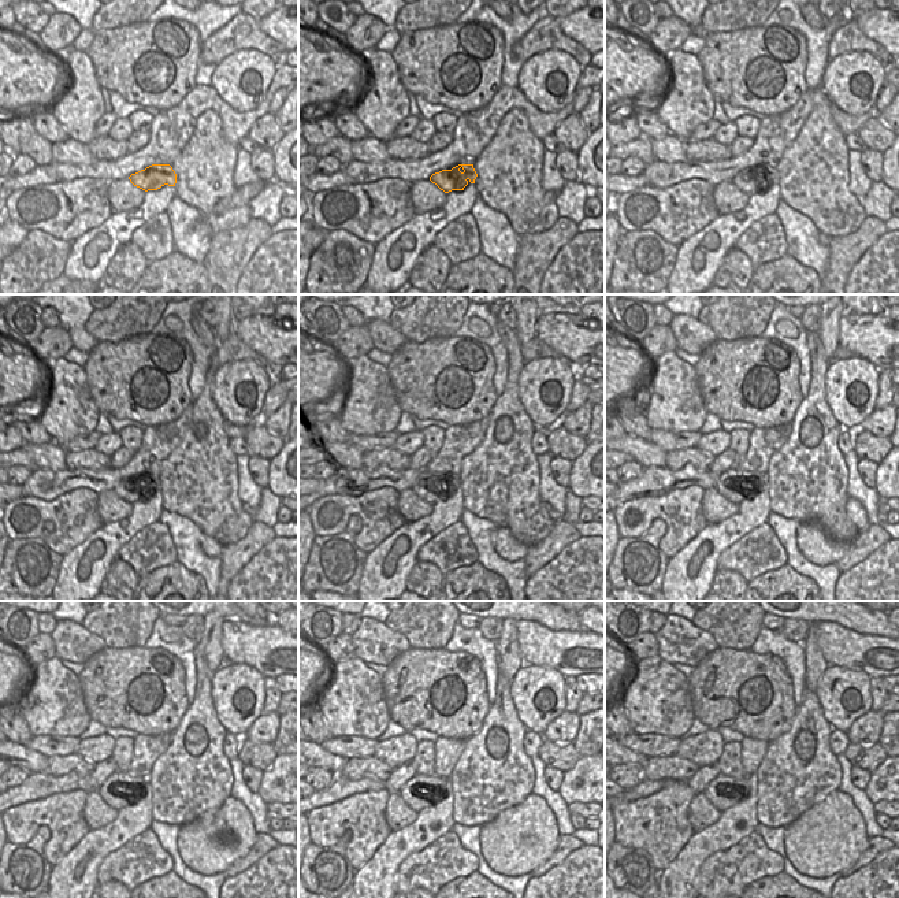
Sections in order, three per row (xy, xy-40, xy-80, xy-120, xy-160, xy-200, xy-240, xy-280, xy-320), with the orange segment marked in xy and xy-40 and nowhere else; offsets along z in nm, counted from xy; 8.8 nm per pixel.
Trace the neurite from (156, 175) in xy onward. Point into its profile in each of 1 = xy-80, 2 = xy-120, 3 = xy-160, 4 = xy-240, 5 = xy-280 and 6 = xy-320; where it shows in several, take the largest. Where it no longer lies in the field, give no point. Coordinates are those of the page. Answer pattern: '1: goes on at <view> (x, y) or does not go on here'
1: goes on at xy-80 (751, 181)
2: goes on at xy-120 (134, 488)
3: goes on at xy-160 (433, 485)
4: goes on at xy-240 (132, 782)
5: goes on at xy-280 (409, 793)
6: goes on at xy-320 (716, 791)

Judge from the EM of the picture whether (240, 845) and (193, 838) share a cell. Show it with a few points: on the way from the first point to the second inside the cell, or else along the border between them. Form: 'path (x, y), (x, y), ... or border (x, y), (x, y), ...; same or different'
path (229, 848), (204, 848); same

